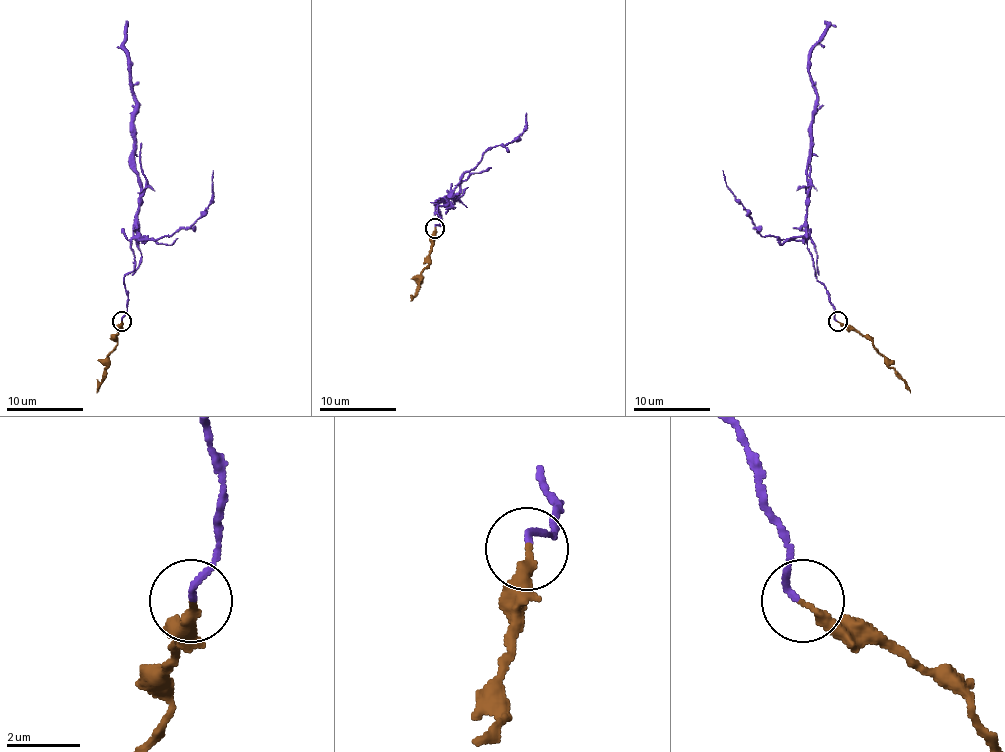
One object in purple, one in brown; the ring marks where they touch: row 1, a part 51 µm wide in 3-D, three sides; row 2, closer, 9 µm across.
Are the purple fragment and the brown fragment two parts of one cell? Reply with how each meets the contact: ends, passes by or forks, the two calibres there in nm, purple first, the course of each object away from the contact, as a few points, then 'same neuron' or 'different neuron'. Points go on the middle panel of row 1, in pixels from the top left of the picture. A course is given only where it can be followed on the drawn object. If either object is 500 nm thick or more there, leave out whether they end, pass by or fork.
purple ends; brown ends; calibres 170 and 280 nm; course purple (435, 227), (441, 224), (437, 207), (452, 197), (447, 207), (441, 199), (437, 203), (441, 226); course brown (435, 227), (429, 262), (422, 273), (420, 289), (410, 300); different neuron

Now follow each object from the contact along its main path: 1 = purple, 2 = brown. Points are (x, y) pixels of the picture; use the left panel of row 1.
1: (122, 321), (141, 180), (127, 28)
2: (122, 321), (108, 356), (106, 377), (97, 392)

